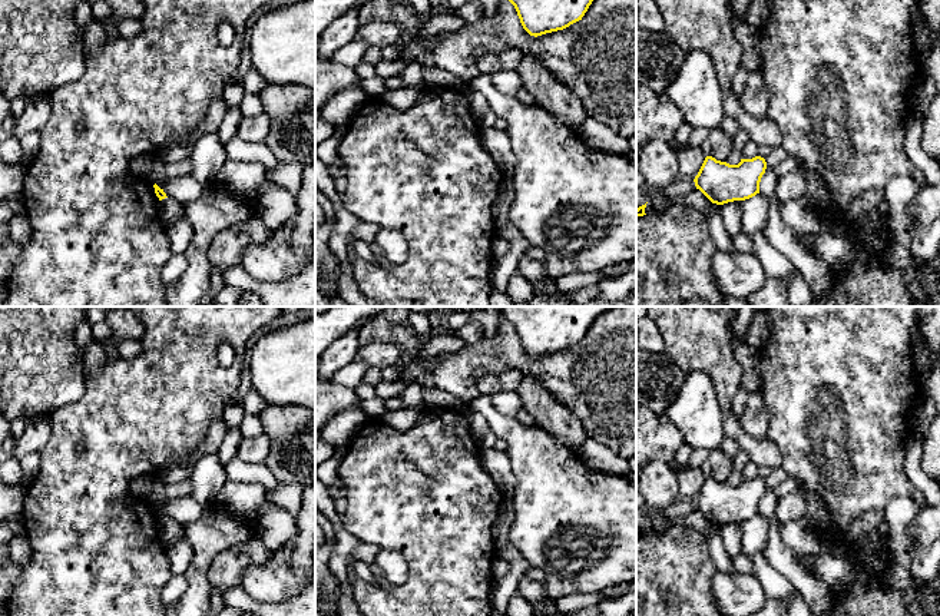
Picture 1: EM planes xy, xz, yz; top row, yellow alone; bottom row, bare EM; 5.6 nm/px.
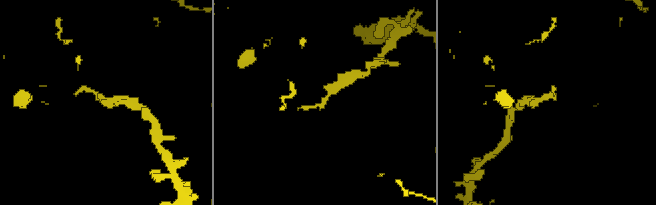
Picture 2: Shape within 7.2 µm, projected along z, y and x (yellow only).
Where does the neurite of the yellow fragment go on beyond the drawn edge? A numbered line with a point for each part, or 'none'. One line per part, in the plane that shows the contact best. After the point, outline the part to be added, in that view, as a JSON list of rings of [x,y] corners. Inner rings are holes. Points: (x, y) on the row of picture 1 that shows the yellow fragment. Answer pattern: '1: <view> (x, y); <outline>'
none

